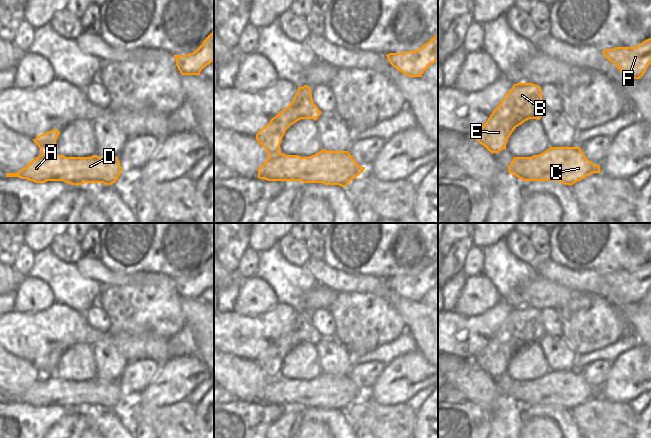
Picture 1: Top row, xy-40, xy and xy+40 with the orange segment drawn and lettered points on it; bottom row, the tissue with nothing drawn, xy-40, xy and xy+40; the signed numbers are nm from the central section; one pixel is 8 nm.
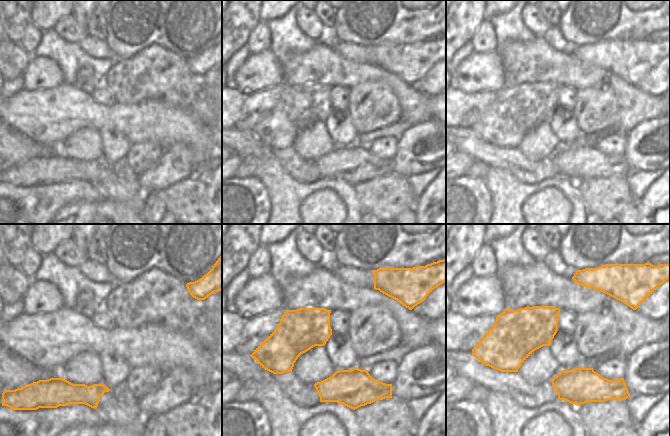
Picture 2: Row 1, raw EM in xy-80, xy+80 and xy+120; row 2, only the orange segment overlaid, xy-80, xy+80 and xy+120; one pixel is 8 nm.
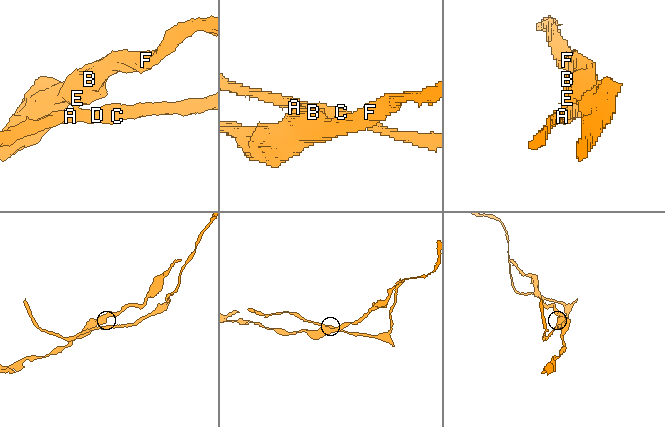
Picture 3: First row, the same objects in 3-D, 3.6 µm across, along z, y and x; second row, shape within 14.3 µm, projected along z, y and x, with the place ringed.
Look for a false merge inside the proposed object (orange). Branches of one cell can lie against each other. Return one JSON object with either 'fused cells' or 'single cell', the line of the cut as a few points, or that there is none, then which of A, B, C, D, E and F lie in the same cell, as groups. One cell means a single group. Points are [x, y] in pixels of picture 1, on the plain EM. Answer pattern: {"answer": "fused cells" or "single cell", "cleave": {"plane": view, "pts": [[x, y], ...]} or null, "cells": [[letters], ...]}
{"answer": "fused cells", "cleave": {"plane": "xy-40", "pts": [[53, 374], [42, 377]]}, "cells": [["A", "C", "D"], ["B", "E", "F"]]}

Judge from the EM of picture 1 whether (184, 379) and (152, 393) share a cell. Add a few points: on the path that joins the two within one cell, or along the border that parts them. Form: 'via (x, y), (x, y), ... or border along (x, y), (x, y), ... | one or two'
via (176, 380), (160, 392) | one

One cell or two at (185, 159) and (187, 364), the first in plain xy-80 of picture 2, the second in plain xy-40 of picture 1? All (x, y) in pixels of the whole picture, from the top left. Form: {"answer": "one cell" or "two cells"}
{"answer": "one cell"}

